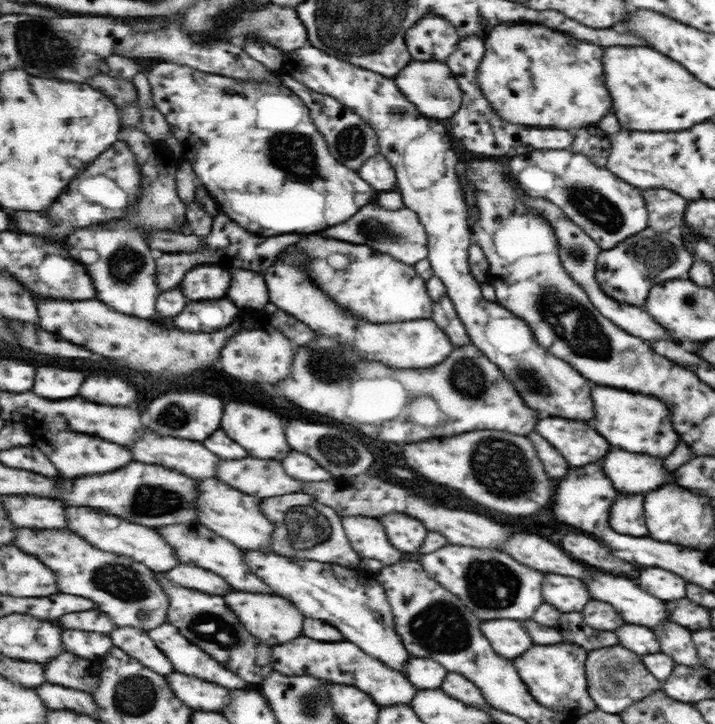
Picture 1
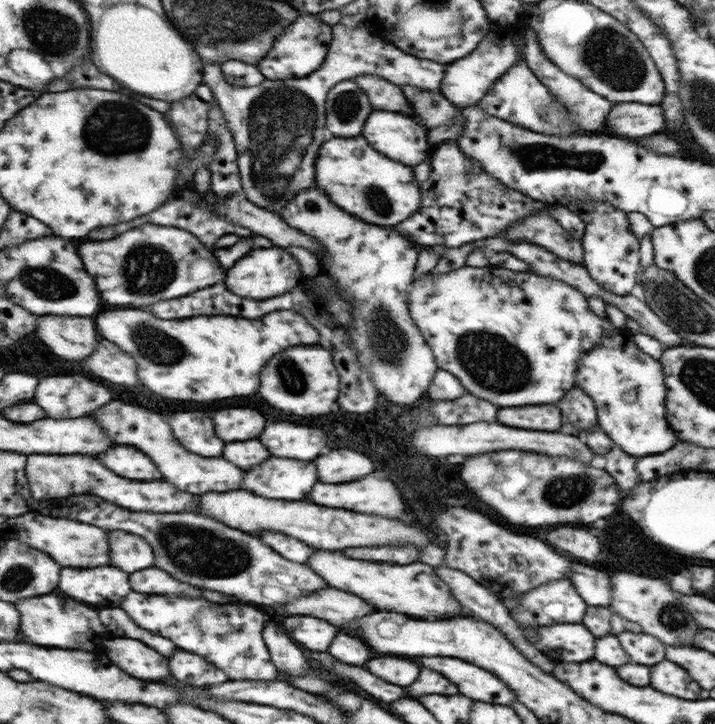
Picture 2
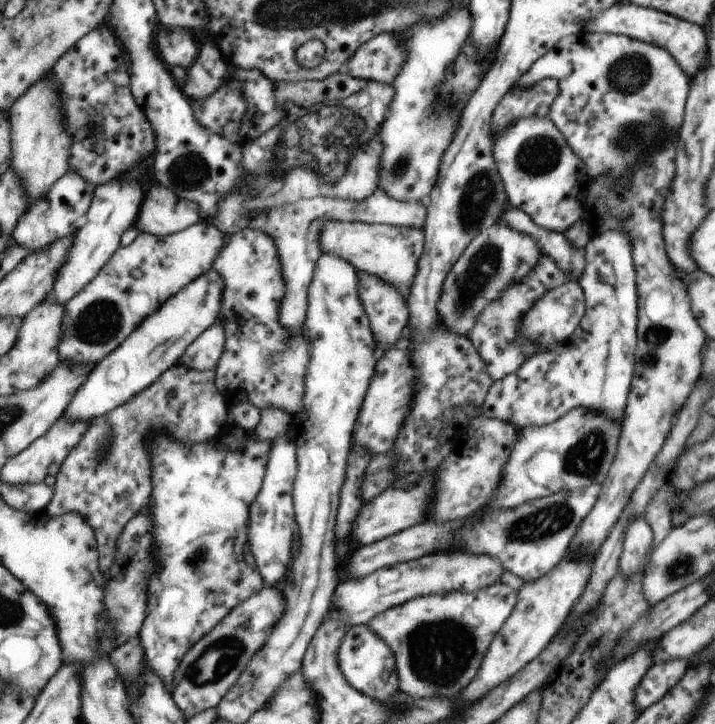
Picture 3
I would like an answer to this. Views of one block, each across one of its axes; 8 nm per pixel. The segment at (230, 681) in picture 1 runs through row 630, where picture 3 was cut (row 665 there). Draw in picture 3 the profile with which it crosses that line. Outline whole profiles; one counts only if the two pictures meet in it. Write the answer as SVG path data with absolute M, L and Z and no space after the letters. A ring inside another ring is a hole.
M158 433L155 436L151 436L149 440L153 468L155 468L155 476L153 476L155 492L153 492L152 500L153 516L155 516L155 556L159 560L159 572L151 578L151 586L149 586L151 588L151 616L147 616L147 624L141 628L141 636L143 636L143 644L147 644L147 648L145 648L147 662L151 664L151 668L155 668L155 672L163 679L166 687L173 692L177 670L181 666L185 654L191 650L191 647L197 644L205 634L210 634L226 616L231 614L234 608L237 608L241 603L245 603L245 600L250 599L253 594L261 592L261 588L265 586L263 578L261 578L261 574L257 570L255 556L253 556L251 546L249 546L249 524L251 524L249 518L251 518L251 504L257 500L257 494L263 490L267 467L270 464L270 452L274 442L273 440L258 441L251 434L251 438L249 438L249 442L245 446L219 450L219 448L213 448L213 446L209 446L207 443L201 446L201 443L195 442L195 444L191 445L192 448L187 445L181 446L180 442L169 440L165 436L167 435L164 433Z

